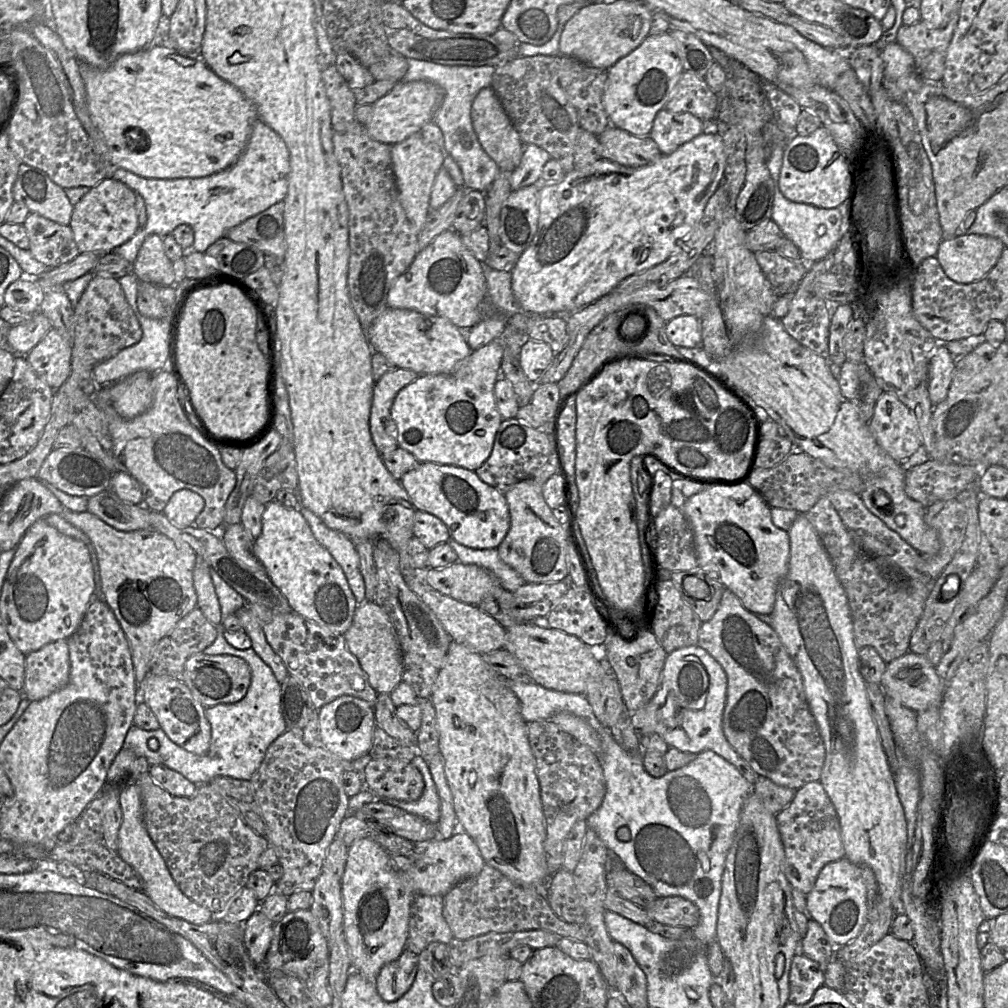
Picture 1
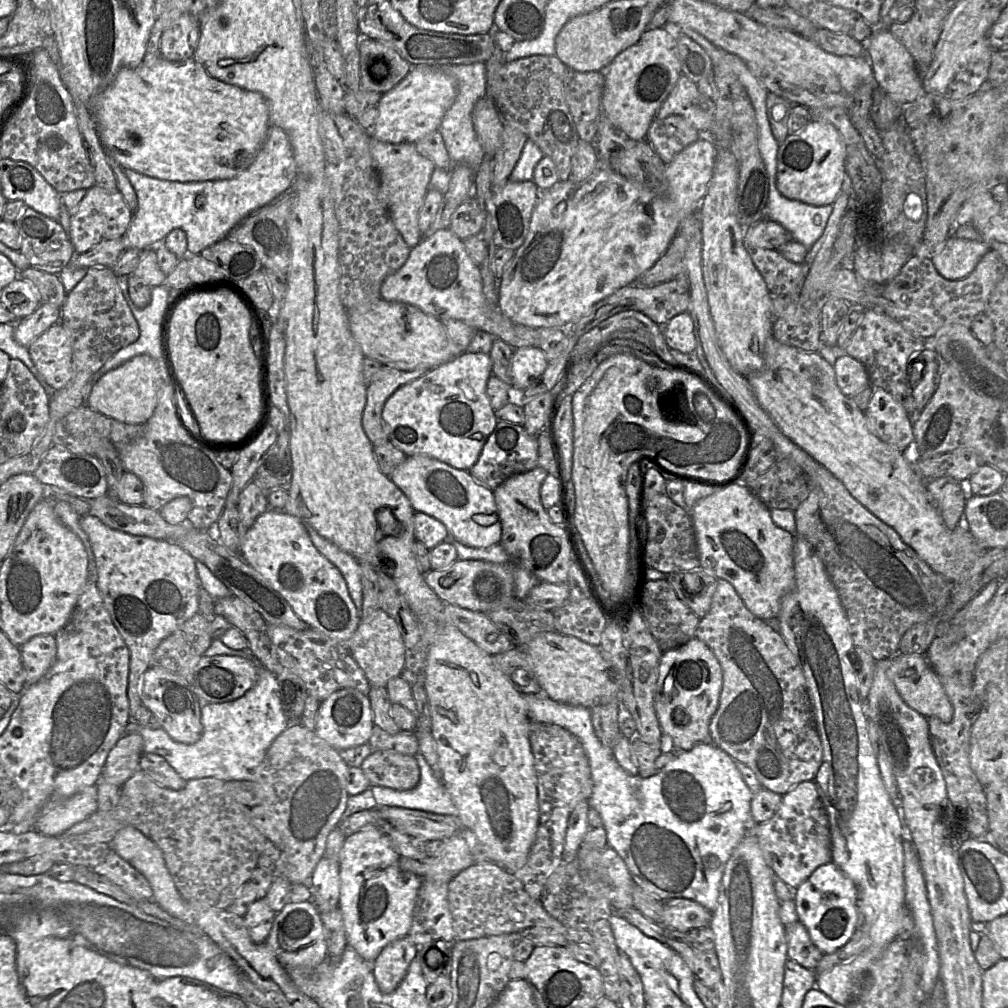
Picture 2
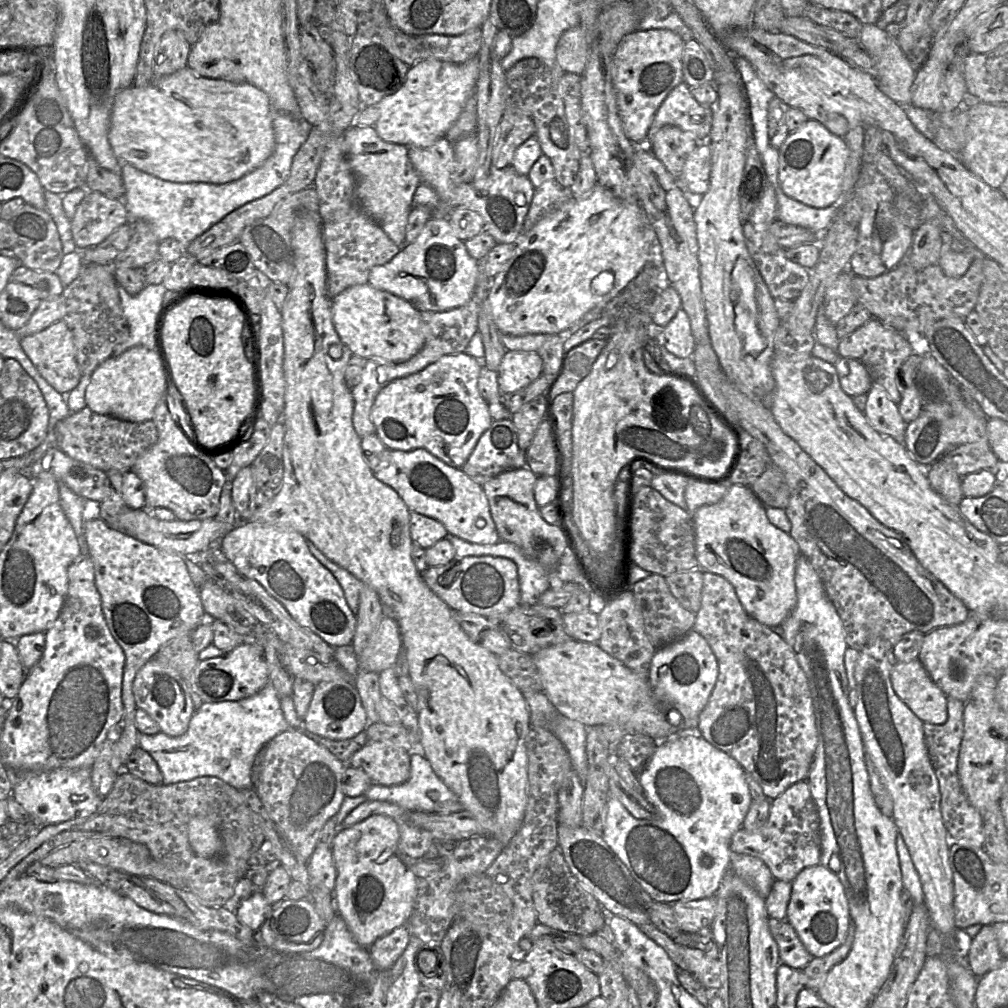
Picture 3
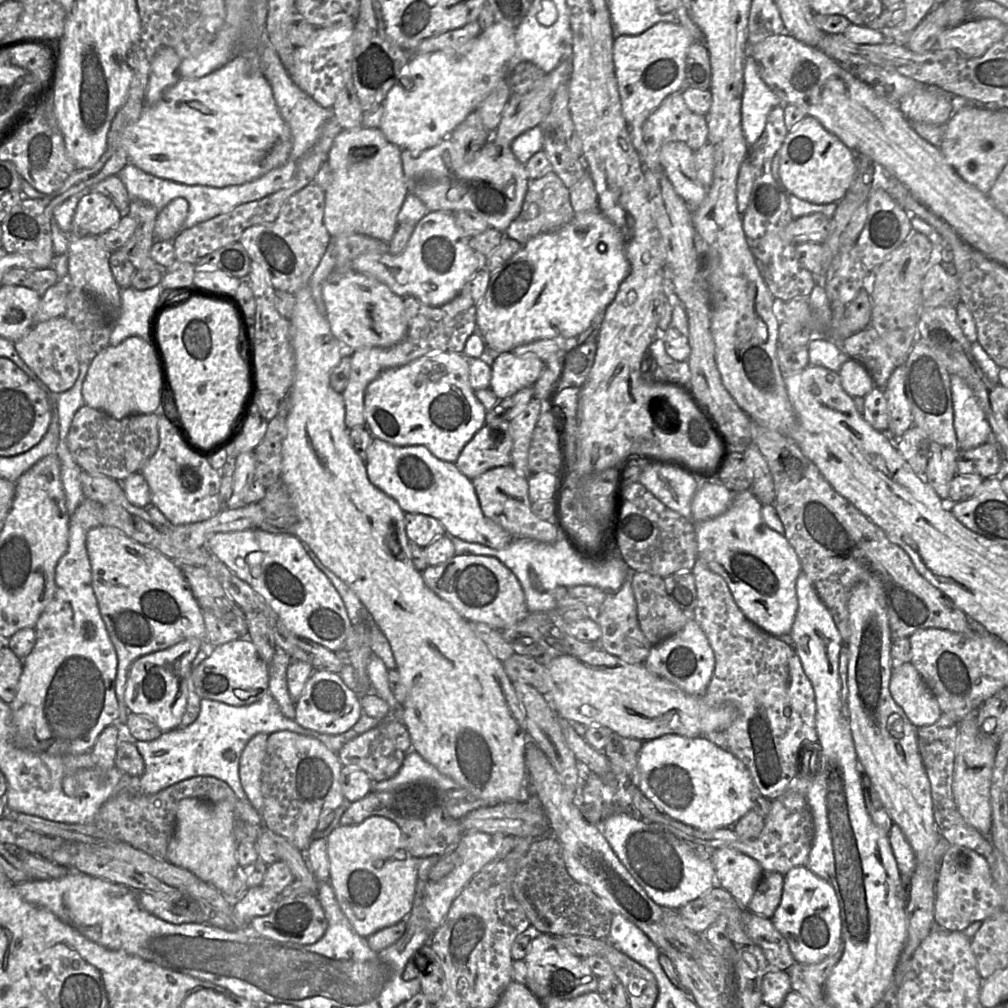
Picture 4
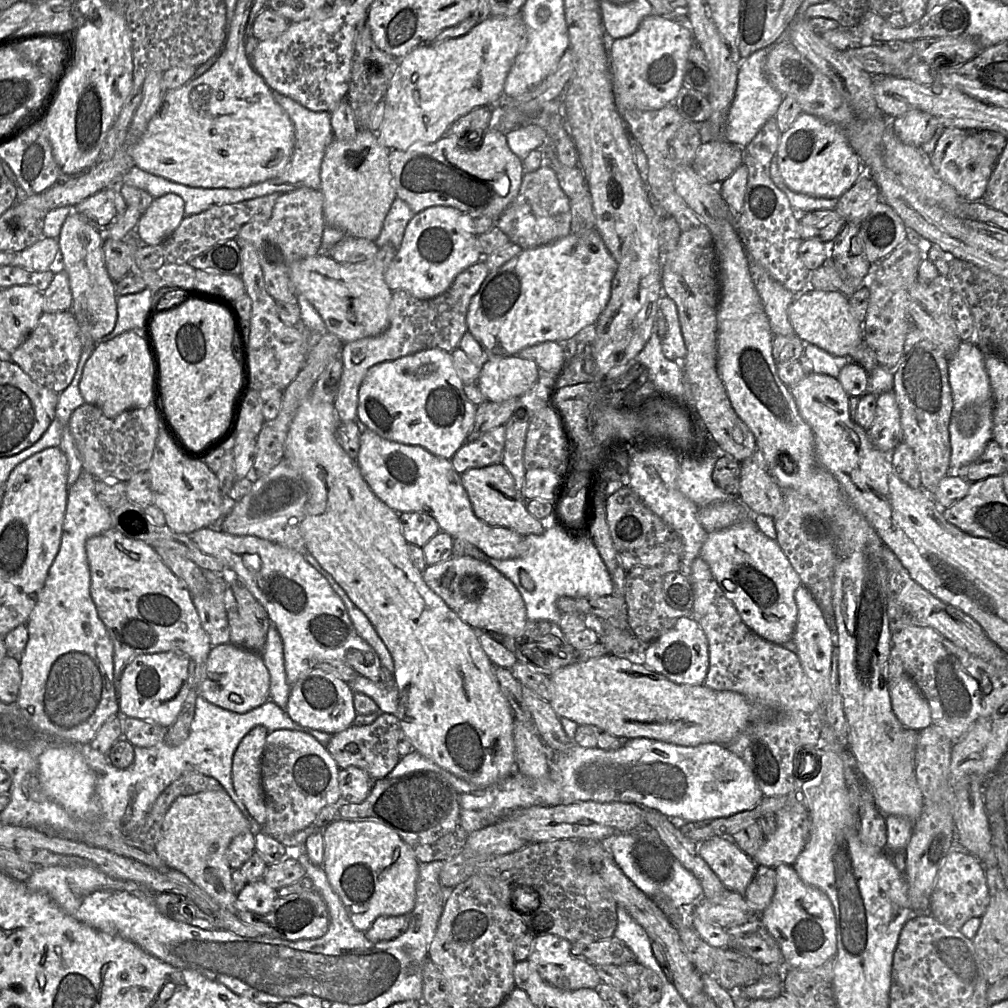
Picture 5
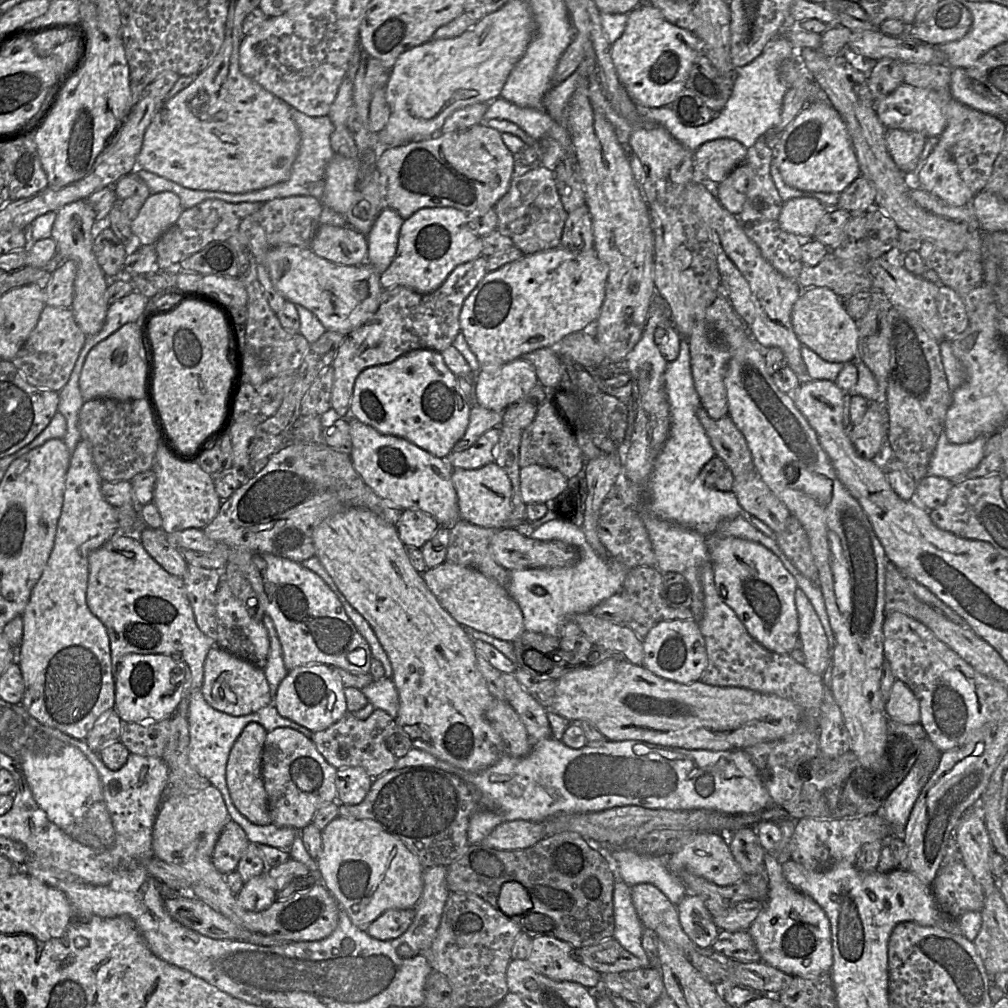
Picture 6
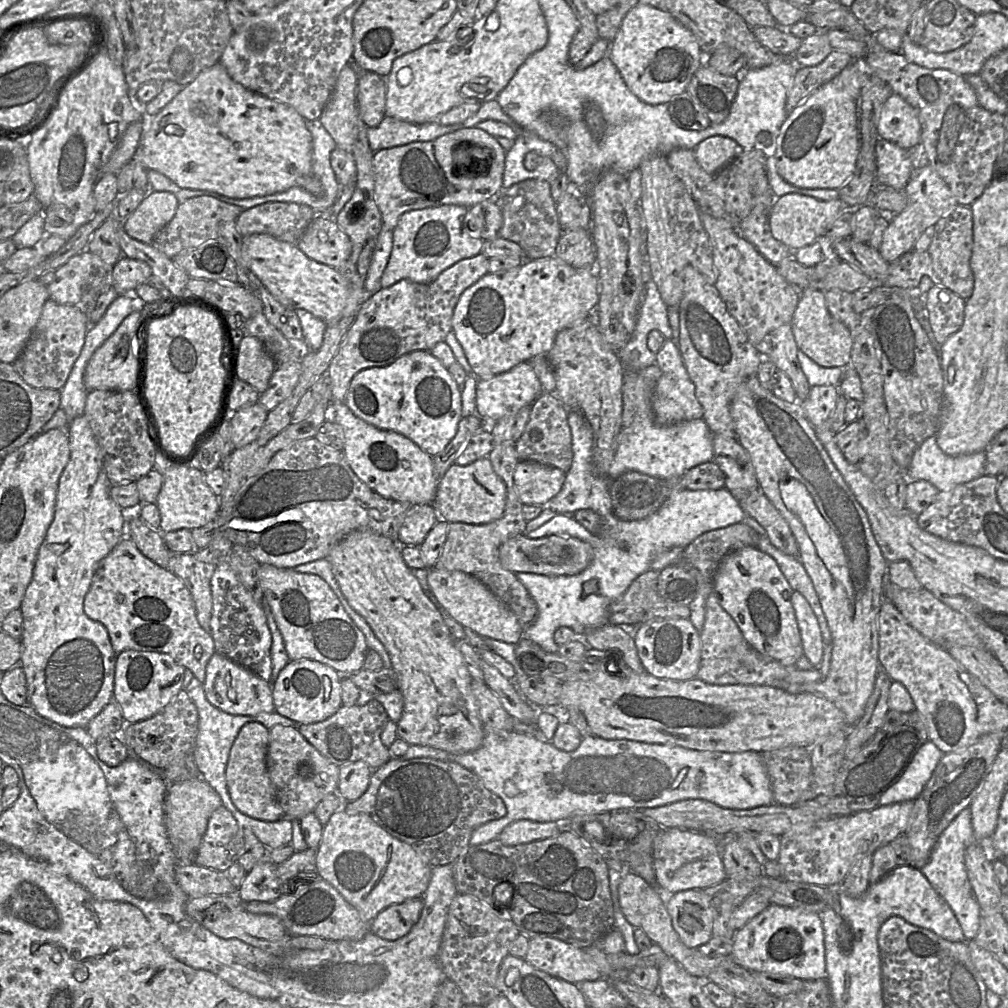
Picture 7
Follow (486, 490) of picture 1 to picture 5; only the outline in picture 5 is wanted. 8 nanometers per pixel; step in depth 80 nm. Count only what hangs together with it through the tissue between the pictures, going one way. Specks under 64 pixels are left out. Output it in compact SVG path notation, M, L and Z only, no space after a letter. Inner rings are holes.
M356 422L362 429L356 462L372 492L391 509L398 513L426 513L437 521L442 531L469 541L493 559L513 559L527 554L525 536L506 527L491 526L475 515L451 459L437 457L418 445L387 440Z

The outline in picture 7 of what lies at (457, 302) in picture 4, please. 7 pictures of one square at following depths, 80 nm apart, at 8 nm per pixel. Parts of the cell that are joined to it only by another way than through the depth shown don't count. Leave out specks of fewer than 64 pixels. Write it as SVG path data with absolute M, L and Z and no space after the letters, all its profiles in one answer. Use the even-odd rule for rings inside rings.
M482 252L478 255L466 258L463 260L458 261L451 267L447 268L443 272L439 274L439 276L432 282L421 284L421 283L415 283L407 279L402 279L398 281L397 283L393 284L392 286L388 288L381 288L380 290L376 291L374 294L372 294L361 306L360 310L358 311L356 317L354 318L351 326L349 327L340 347L334 358L332 359L327 373L331 378L331 391L332 391L332 402L344 402L345 397L350 385L350 382L352 378L361 370L371 367L384 367L388 366L391 363L393 363L396 359L398 359L400 356L407 354L412 351L416 350L423 350L423 351L430 351L437 343L439 342L445 342L445 338L449 332L452 331L452 317L454 308L461 296L461 294L470 286L478 282L479 279L481 279L484 275L488 274L489 272L489 261L490 259L483 254Z

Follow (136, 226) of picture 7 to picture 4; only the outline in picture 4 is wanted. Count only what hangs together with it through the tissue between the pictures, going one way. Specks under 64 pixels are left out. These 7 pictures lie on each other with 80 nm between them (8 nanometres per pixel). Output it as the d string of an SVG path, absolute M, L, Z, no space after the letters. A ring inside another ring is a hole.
M175 198L157 214L153 231L155 241L172 241L182 230L187 216L188 202L184 198Z

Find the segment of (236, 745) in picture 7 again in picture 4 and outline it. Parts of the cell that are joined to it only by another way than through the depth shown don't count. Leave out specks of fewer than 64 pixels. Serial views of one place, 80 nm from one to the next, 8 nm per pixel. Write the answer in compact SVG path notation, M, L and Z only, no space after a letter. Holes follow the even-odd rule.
M258 733L243 749L239 760L239 778L247 799L261 816L263 795L261 791L262 763L266 753L268 735Z

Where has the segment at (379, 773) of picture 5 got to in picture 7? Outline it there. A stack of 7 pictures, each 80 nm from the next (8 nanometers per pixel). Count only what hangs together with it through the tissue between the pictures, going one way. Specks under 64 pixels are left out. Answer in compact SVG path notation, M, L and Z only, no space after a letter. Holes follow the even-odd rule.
M372 699L362 706L342 705L336 713L323 721L300 724L298 731L323 756L338 767L363 761L375 770L392 758L389 747L381 741L381 734L389 720L383 705Z

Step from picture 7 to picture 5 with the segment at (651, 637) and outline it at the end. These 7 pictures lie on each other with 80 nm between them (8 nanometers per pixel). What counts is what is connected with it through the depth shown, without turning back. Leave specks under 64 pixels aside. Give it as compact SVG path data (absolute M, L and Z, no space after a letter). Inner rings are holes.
M680 617L671 629L647 645L639 662L676 684L703 684L709 668L708 639L694 619Z

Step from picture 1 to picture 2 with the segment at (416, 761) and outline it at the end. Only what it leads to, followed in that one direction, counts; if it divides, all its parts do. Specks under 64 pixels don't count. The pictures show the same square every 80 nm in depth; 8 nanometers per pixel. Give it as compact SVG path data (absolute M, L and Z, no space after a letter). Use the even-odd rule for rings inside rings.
M420 752L414 756L420 769L418 785L404 791L383 786L370 786L378 806L403 807L435 814L457 815L457 809L443 781L436 776Z

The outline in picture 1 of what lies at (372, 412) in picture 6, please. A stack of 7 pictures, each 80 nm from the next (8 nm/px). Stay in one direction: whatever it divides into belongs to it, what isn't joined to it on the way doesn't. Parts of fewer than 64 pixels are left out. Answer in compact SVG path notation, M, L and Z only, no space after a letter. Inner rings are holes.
M499 338L493 340L491 343L480 349L472 351L472 353L466 359L456 365L452 372L446 374L419 375L415 381L402 388L395 397L395 400L391 407L391 417L395 422L397 428L398 446L411 453L420 463L452 465L470 471L476 471L490 456L493 449L496 433L501 422L503 421L502 416L497 408L494 394L494 386L500 372L503 354L504 343L502 339Z

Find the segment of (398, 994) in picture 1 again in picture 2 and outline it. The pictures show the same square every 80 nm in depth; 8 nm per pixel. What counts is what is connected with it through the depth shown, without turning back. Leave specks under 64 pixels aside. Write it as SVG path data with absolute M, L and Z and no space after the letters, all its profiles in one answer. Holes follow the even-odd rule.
M407 935L385 946L372 962L373 973L379 989L392 993L407 974L418 947Z

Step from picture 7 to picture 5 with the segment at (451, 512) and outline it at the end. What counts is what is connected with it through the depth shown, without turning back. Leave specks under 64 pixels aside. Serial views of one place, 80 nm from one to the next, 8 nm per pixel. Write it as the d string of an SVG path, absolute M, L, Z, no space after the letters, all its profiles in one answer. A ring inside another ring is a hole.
M501 463L469 469L461 474L461 481L467 491L473 512L483 522L491 526L509 528L522 536L540 535L546 530L540 520L528 512L527 501L521 497L512 475Z

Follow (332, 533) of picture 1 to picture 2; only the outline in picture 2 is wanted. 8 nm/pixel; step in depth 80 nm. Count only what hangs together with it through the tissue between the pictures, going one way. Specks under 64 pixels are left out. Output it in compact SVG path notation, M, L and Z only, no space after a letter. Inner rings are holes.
M306 524L306 530L315 548L340 571L345 580L348 593L360 612L362 608L360 562L350 553L320 536L310 525Z

